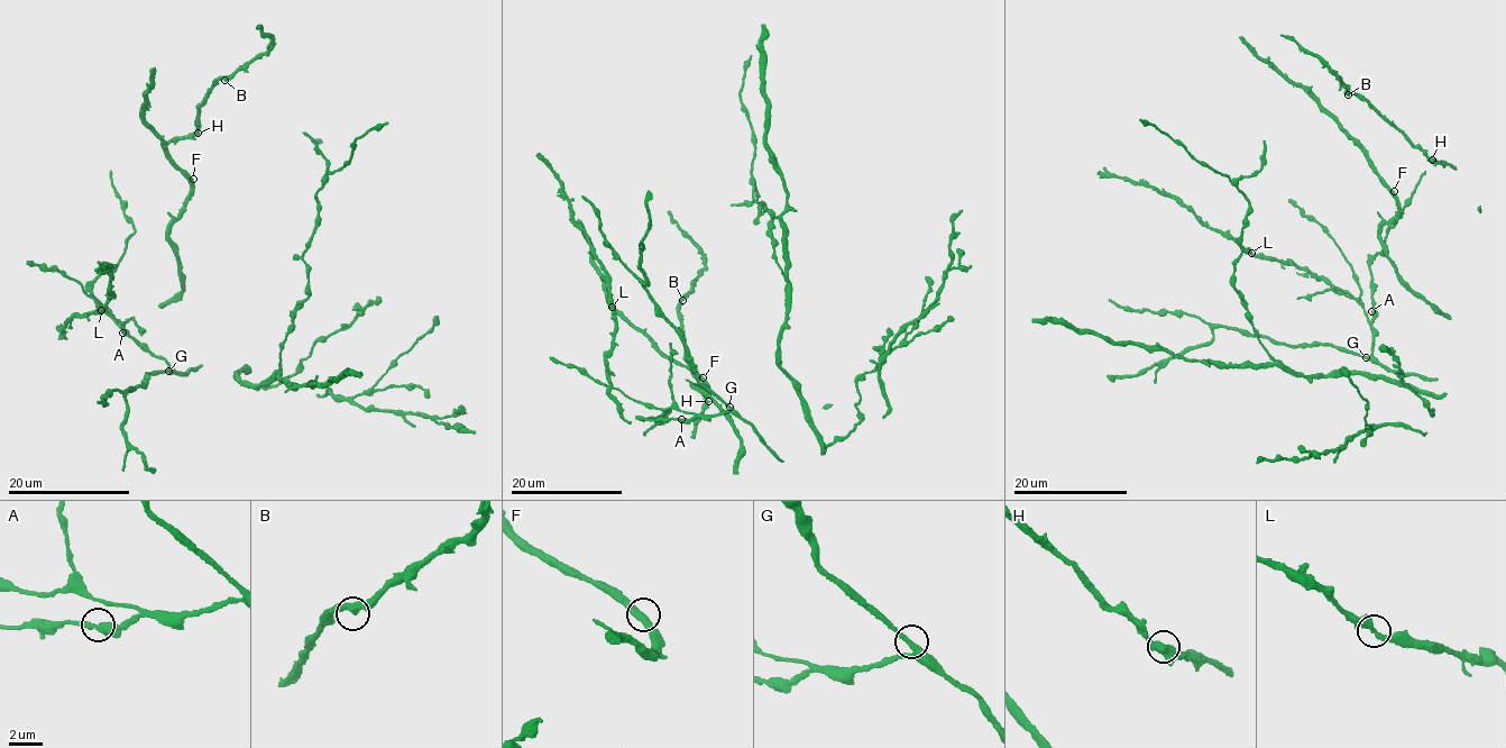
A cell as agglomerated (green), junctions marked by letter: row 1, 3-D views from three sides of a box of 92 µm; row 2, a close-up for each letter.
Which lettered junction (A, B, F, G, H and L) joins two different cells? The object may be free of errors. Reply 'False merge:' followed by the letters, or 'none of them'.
False merge: none of them

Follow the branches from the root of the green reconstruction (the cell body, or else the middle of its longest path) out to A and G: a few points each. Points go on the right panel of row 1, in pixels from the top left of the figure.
A: (1429, 377), (1394, 373), (1374, 357), (1371, 311)
G: (1429, 377), (1394, 373), (1365, 357)

